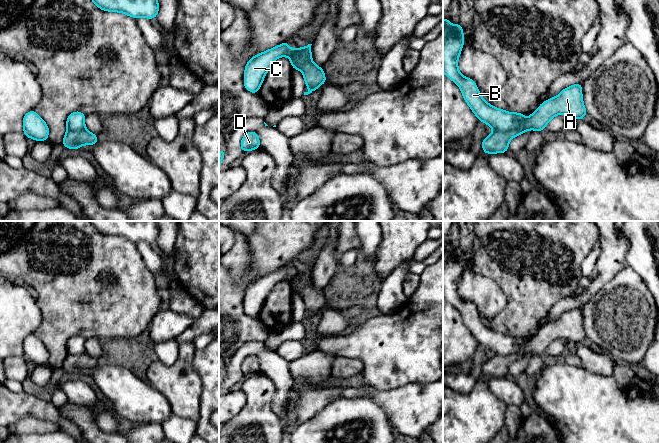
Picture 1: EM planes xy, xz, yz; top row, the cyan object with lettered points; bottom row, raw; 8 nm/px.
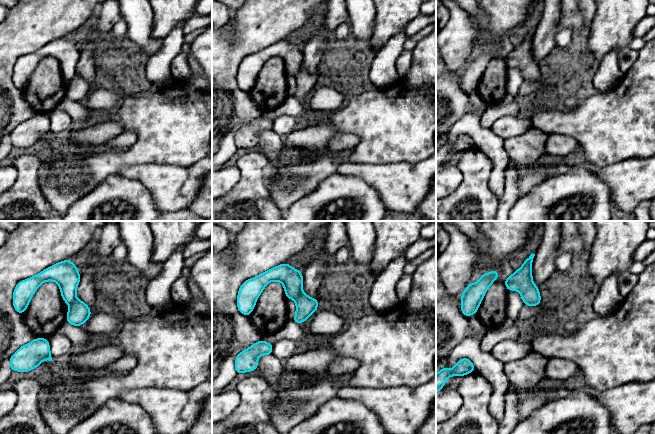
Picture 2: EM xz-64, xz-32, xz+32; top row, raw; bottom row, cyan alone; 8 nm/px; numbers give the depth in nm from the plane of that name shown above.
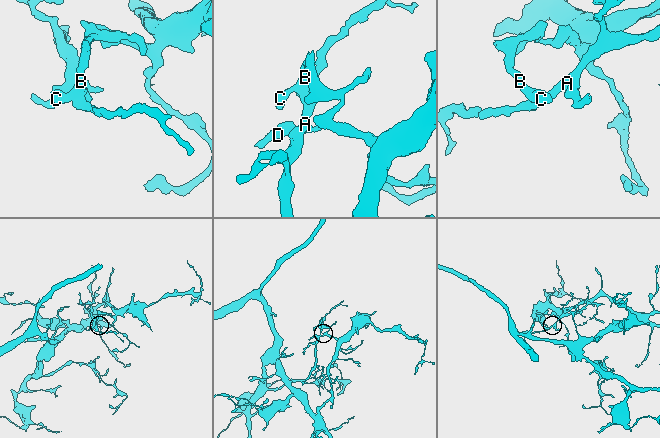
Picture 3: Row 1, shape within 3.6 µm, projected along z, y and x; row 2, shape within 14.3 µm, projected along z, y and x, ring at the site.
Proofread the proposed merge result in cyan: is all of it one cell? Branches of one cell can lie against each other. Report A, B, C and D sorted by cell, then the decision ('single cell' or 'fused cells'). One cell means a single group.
groups A D / B C; fused cells

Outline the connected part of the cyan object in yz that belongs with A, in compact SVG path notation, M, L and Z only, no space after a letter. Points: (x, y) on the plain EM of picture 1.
M582 307L571 309L563 313L558 320L541 327L520 351L509 355L494 354L482 365L484 377L506 377L512 362L527 354L541 356L546 352L547 347L558 338L574 341L578 345L587 339L583 327Z

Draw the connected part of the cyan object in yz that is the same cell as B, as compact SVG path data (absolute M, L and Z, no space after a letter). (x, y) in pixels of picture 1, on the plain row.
M443 243L443 296L454 307L456 307L461 313L462 319L470 333L476 339L479 345L484 346L486 349L491 350L494 354L509 355L520 351L526 344L522 337L512 337L500 332L495 332L491 328L487 327L474 304L463 300L458 293L458 282L461 278L462 271L464 269L463 251L459 247L455 247L454 250L450 249L450 244Z

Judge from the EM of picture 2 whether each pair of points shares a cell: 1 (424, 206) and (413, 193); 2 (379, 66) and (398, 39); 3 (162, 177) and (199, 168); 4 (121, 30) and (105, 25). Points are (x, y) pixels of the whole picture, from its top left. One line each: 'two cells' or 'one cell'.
1: two cells
2: one cell
3: one cell
4: two cells

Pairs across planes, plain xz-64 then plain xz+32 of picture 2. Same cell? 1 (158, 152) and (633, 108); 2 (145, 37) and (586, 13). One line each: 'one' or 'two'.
1: one
2: one

